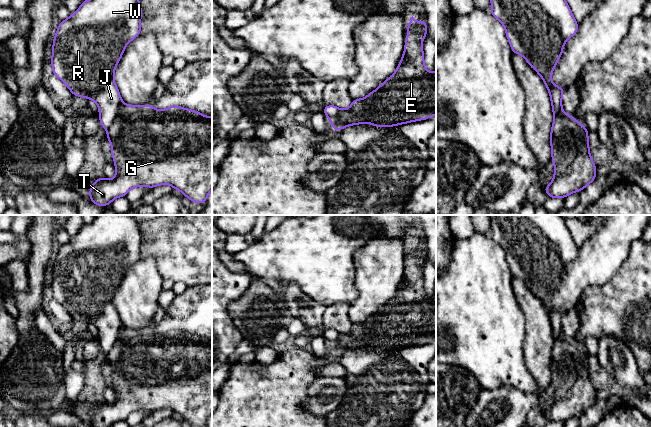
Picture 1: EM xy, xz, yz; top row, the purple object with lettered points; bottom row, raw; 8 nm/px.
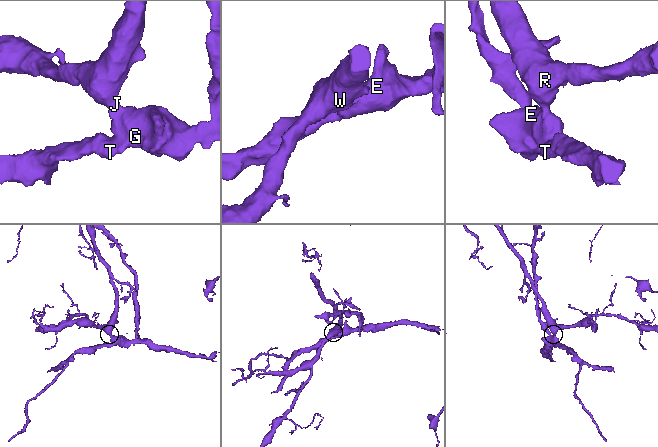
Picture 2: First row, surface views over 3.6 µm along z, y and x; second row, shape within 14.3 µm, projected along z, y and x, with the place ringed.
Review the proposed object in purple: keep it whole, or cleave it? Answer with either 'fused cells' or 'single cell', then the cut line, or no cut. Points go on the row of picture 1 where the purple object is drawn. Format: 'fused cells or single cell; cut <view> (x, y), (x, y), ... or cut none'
fused cells; cut xy (122, 102), (118, 115), (106, 129)

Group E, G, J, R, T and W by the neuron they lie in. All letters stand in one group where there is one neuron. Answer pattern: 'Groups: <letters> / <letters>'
Groups: E G T / J R W

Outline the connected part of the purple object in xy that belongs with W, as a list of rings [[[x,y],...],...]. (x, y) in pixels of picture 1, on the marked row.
[[[84,0],[75,13],[60,21],[53,38],[51,59],[53,74],[66,84],[72,95],[91,99],[98,105],[99,120],[106,130],[118,116],[123,103],[114,81],[114,71],[126,45],[141,34],[142,13],[139,0]]]

